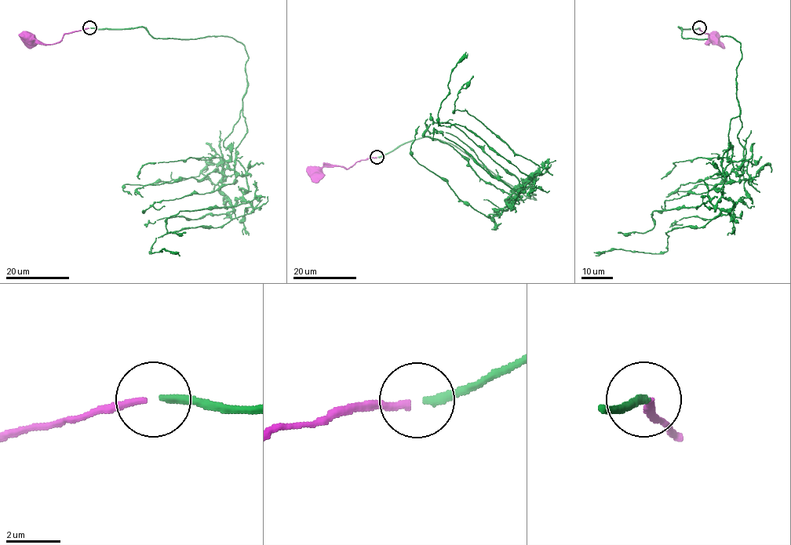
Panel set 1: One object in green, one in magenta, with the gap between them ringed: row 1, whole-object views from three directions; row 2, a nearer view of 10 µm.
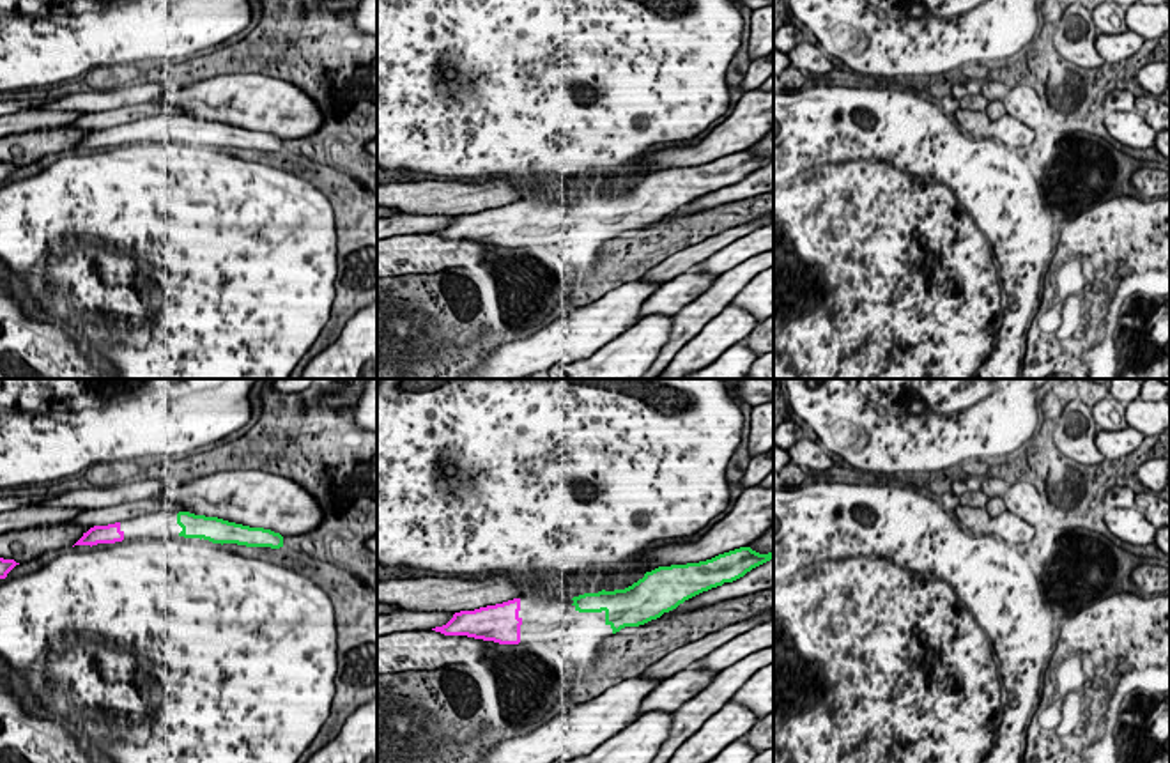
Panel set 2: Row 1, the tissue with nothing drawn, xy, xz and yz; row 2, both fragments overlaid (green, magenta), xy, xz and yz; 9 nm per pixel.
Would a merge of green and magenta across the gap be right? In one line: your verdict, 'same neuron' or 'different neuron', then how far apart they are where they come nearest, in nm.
same neuron | 480 nm

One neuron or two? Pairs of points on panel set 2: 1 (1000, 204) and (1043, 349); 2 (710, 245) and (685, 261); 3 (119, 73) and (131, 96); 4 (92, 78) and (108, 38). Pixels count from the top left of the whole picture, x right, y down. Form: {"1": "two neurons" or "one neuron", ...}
{"1": "two neurons", "2": "one neuron", "3": "two neurons", "4": "two neurons"}

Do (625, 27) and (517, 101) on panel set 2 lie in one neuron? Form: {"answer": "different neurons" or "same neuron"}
{"answer": "same neuron"}

